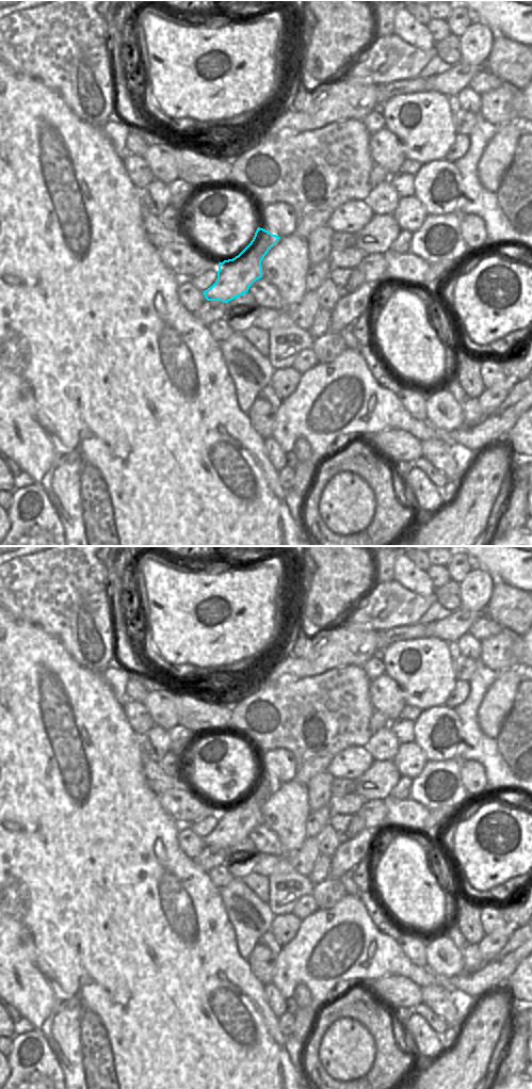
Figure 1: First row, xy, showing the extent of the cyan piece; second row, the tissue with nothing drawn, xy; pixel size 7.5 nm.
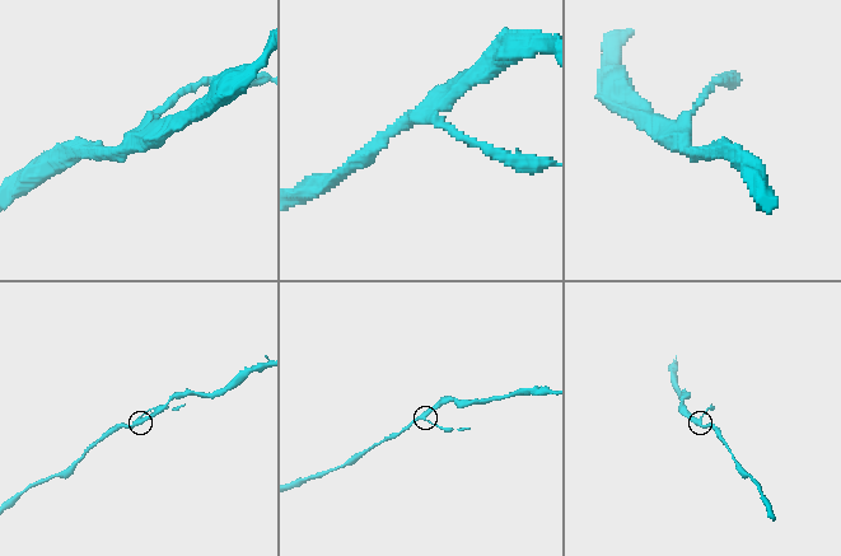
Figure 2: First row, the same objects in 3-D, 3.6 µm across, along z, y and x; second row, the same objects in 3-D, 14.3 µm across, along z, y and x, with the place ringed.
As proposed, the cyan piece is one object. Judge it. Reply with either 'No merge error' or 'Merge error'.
No merge error.

